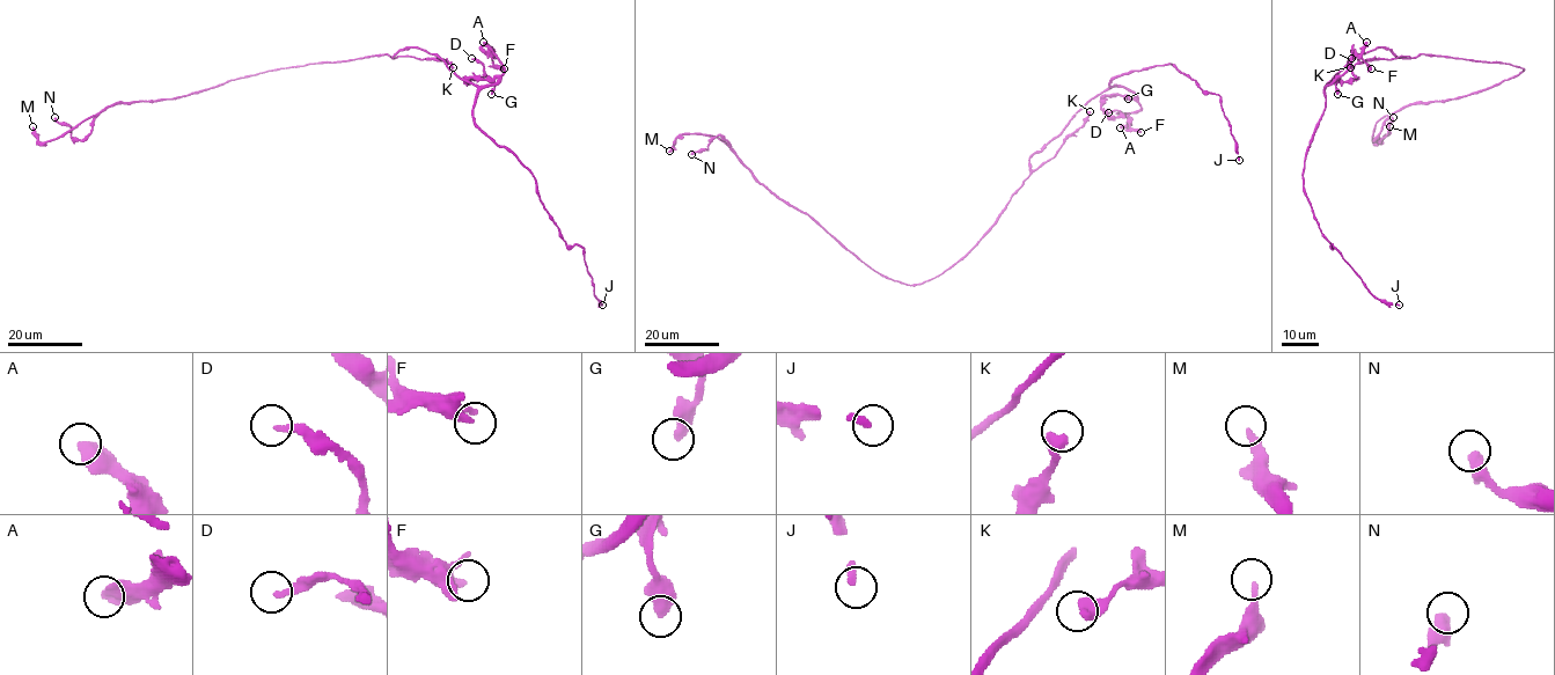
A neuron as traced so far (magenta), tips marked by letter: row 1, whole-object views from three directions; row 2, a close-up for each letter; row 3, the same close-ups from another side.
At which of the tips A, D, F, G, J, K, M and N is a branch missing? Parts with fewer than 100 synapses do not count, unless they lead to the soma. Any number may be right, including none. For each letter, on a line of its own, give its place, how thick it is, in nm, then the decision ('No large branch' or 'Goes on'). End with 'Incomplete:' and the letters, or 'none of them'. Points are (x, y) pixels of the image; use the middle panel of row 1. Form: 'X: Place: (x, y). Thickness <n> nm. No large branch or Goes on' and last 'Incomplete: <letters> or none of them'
A: Place: (1120, 127). Thickness 500 nm. No large branch
D: Place: (1108, 112). Thickness 240 nm. No large branch
F: Place: (1141, 132). Thickness 240 nm. No large branch
G: Place: (1128, 98). Thickness 480 nm. No large branch
J: Place: (1239, 160). Thickness 280 nm. No large branch
K: Place: (1090, 111). Thickness 400 nm. No large branch
M: Place: (669, 151). Thickness 240 nm. No large branch
N: Place: (691, 154). Thickness 480 nm. No large branch
Incomplete: none of them

